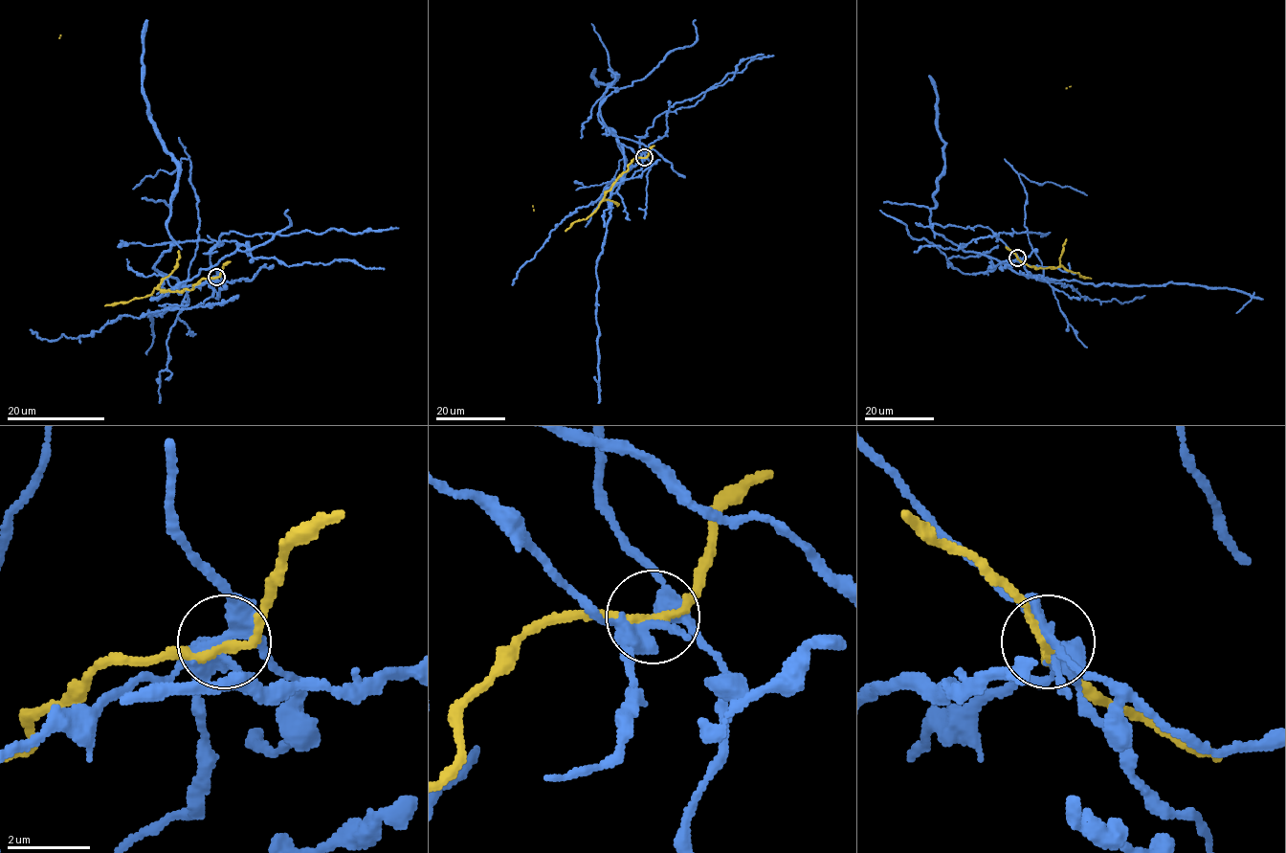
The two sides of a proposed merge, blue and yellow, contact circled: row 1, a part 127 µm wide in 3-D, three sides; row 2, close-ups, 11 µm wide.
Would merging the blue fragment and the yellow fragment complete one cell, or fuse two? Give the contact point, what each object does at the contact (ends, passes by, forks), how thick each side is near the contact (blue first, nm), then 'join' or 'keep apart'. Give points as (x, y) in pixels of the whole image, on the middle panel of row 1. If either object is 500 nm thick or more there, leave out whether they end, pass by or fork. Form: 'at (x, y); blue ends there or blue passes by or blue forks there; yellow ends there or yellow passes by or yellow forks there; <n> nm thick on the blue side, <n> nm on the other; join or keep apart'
at (644, 157); blue forks there; yellow passes by; 400 nm thick on the blue side, 200 nm on the other; keep apart

